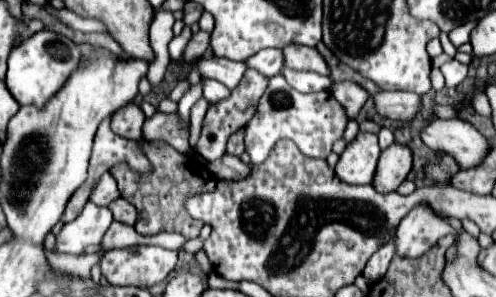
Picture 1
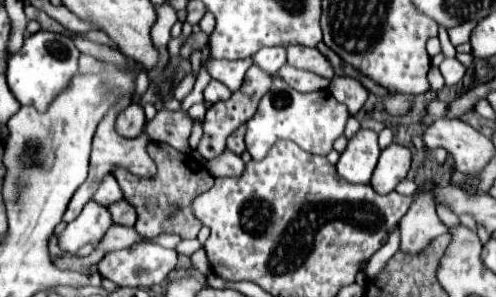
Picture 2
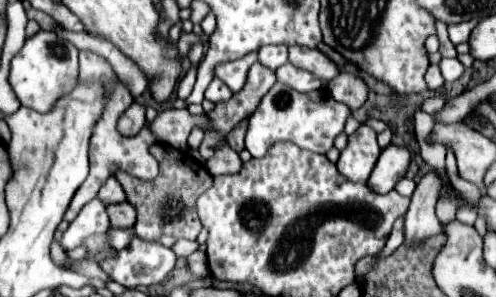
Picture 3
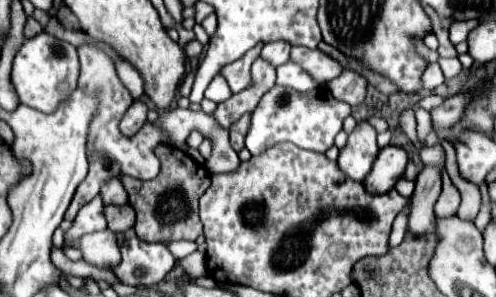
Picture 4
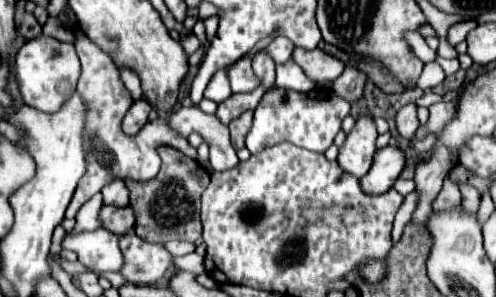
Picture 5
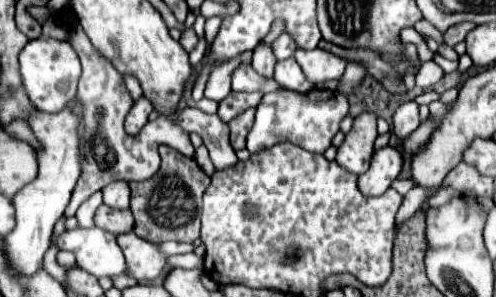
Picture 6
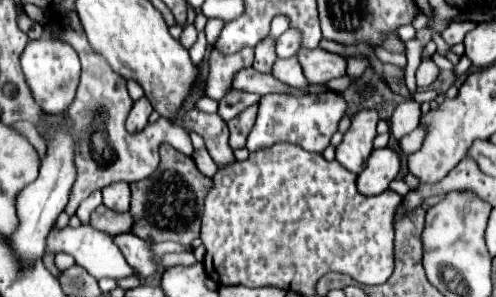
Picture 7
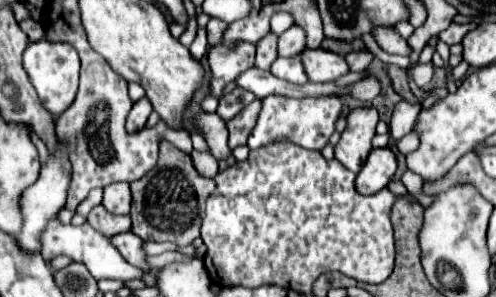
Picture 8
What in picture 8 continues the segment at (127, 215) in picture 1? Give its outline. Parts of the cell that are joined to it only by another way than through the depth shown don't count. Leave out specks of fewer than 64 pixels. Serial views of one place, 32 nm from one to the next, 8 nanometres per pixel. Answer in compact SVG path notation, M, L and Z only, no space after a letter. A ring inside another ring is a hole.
M96 206L90 214L88 214L88 224L96 230L100 230L104 236L112 238L120 232L128 232L132 226L130 216L120 216L120 214L112 214L108 212L104 206Z

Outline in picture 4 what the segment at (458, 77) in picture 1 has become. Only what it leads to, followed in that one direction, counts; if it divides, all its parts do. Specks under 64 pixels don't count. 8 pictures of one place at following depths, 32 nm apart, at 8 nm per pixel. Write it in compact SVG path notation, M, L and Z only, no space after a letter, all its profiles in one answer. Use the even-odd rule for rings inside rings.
M440 58L438 64L440 64L446 80L452 80L452 78L456 78L462 72L462 64L460 64L458 58Z

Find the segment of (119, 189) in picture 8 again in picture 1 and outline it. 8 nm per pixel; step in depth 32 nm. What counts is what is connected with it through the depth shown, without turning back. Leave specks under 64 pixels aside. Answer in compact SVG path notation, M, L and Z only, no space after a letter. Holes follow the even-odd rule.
M106 172L106 174L98 180L96 188L92 190L92 194L90 194L90 202L94 202L96 206L108 206L108 204L110 204L112 200L116 200L116 198L120 198L116 180Z

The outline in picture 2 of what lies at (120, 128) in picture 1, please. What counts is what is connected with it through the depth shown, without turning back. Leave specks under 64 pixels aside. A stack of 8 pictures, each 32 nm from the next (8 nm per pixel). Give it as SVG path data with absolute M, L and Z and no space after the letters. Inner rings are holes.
M132 102L128 108L124 108L114 122L114 130L124 136L124 138L138 138L144 130L146 124L146 116L142 106L138 106L136 102Z

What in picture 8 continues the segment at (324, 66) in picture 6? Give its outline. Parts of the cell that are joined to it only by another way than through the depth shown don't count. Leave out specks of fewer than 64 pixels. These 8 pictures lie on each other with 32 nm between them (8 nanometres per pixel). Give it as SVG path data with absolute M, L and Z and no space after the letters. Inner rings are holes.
M302 50L300 54L304 72L310 82L332 82L348 72L348 64L344 56L328 52L328 50Z

